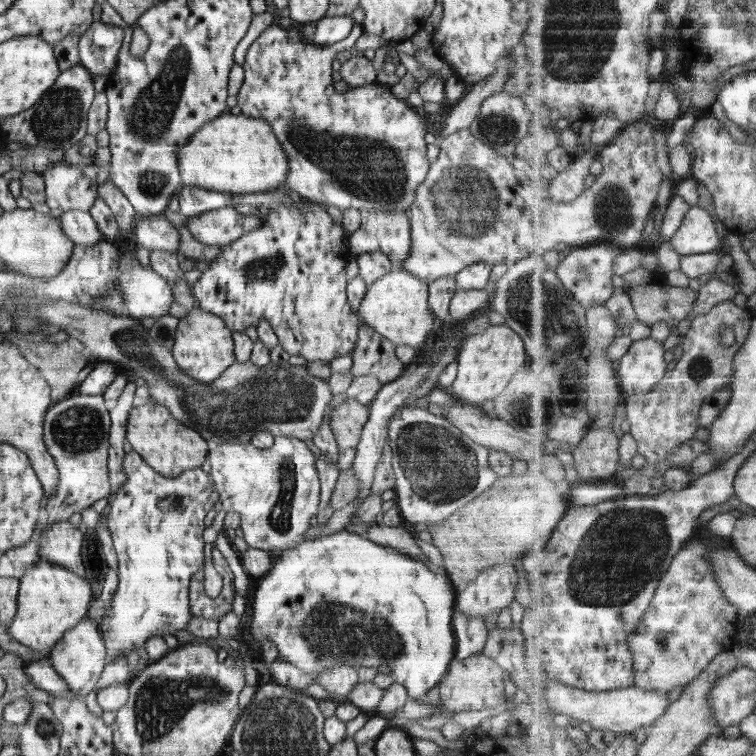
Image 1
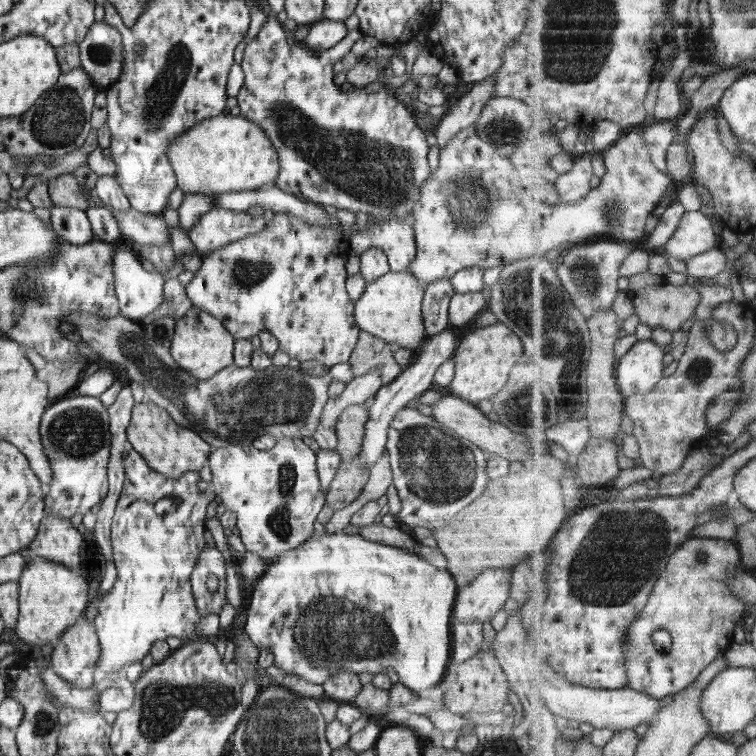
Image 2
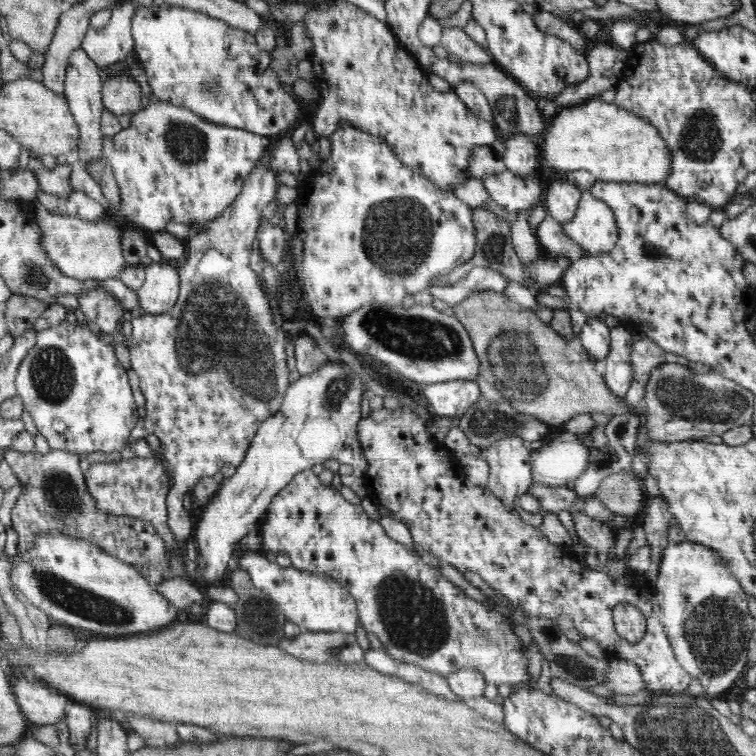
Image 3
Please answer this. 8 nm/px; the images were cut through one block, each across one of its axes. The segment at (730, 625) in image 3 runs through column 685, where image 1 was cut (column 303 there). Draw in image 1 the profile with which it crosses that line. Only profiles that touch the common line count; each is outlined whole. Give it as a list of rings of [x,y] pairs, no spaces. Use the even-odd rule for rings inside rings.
[[[347,531],[336,532],[330,536],[308,539],[304,542],[286,549],[280,556],[275,558],[272,569],[261,579],[255,581],[255,596],[252,602],[252,635],[261,644],[270,640],[278,647],[278,659],[290,662],[302,671],[318,675],[320,671],[346,663],[356,668],[361,666],[375,667],[388,666],[395,675],[396,682],[400,683],[406,690],[410,700],[430,700],[430,690],[443,681],[450,661],[455,657],[455,639],[452,629],[452,615],[455,608],[456,591],[448,574],[434,567],[426,567],[422,562],[413,560],[407,555],[400,554],[398,550],[388,546],[380,546]]]

